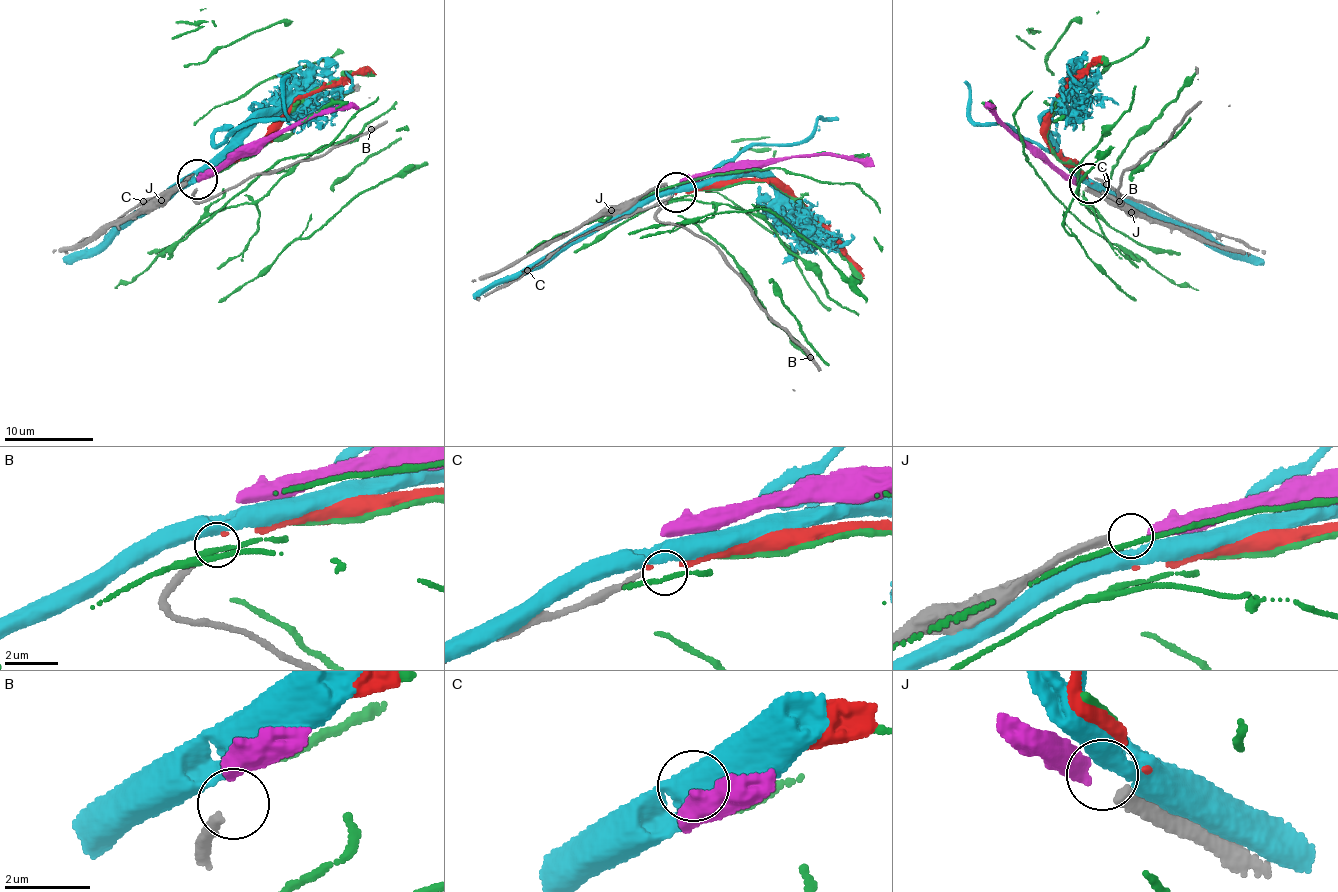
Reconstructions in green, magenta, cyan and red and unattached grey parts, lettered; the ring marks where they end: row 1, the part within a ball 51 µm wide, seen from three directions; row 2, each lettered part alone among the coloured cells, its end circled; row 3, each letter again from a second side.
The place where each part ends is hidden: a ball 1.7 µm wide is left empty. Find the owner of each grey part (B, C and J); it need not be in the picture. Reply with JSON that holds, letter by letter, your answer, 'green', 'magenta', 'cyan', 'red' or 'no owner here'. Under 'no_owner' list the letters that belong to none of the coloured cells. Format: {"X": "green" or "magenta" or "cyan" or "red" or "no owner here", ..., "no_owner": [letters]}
{"B": "no owner here", "C": "green", "J": "magenta", "no_owner": ["B"]}

